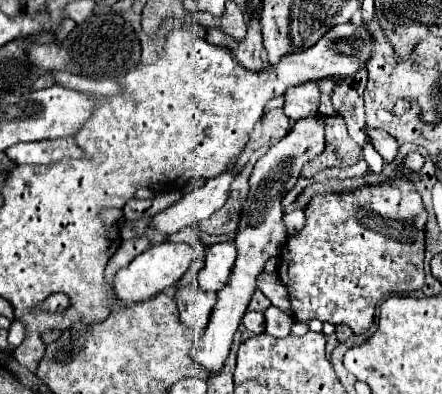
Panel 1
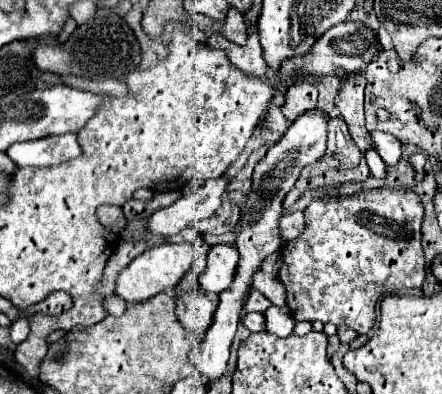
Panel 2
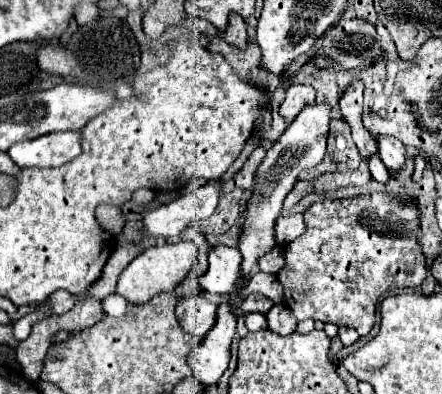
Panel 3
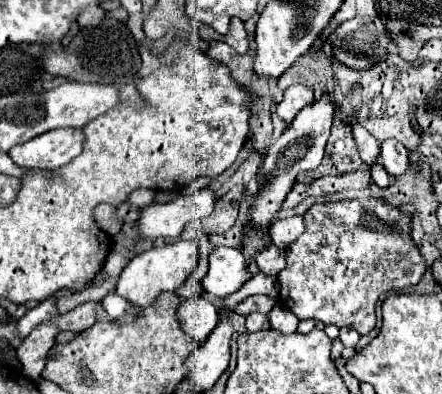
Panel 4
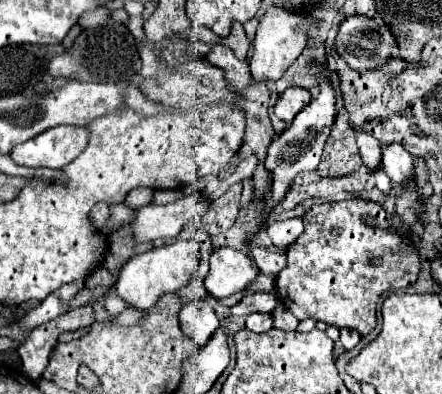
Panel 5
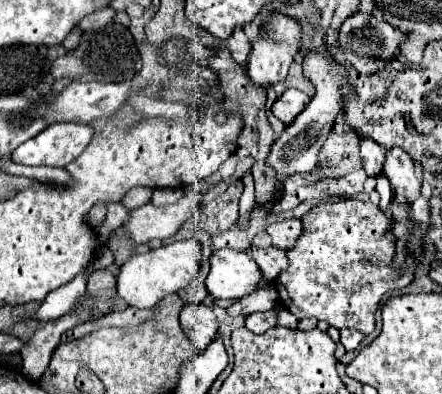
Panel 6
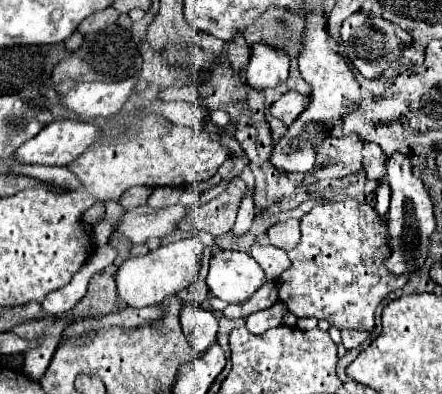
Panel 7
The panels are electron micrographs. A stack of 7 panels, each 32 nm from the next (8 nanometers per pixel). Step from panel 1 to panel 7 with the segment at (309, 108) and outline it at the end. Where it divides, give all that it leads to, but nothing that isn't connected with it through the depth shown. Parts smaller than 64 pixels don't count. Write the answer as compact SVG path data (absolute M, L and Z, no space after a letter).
M288 90L288 92L284 92L284 94L272 104L270 114L272 114L274 118L282 120L286 126L290 126L290 124L296 120L296 116L300 116L300 114L306 110L308 104L310 104L310 96L304 96L304 94L296 92L296 90Z

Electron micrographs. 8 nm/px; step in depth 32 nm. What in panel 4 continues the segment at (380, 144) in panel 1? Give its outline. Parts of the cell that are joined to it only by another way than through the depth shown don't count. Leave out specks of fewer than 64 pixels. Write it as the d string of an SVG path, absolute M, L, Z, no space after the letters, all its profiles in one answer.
M384 140L380 146L380 162L392 178L398 178L408 168L408 150L398 140Z

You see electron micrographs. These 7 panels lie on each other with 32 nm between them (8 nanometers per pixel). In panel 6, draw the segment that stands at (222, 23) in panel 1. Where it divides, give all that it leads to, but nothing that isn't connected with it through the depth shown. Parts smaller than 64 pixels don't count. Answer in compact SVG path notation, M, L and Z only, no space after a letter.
M238 26L234 30L234 36L230 38L230 52L236 58L236 62L240 62L240 64L244 64L248 60L248 54L250 54L250 42L244 36L244 30Z

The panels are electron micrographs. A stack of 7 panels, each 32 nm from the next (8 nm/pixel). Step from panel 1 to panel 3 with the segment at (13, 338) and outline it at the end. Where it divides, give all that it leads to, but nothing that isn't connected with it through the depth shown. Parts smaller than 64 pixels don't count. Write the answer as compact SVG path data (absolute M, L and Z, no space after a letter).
M36 310L36 312L32 312L32 314L28 314L28 316L24 316L24 318L20 318L20 320L16 320L14 322L14 340L24 340L28 334L30 334L30 328L32 328L32 324L38 320L38 318L44 318L46 316L46 312L44 310Z

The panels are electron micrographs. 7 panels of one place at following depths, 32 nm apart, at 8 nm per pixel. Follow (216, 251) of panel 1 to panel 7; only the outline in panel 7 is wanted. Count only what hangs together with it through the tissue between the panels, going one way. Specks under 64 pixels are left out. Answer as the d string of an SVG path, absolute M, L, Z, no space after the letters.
M220 250L210 258L206 282L216 298L236 304L252 296L266 282L266 276L248 252Z

